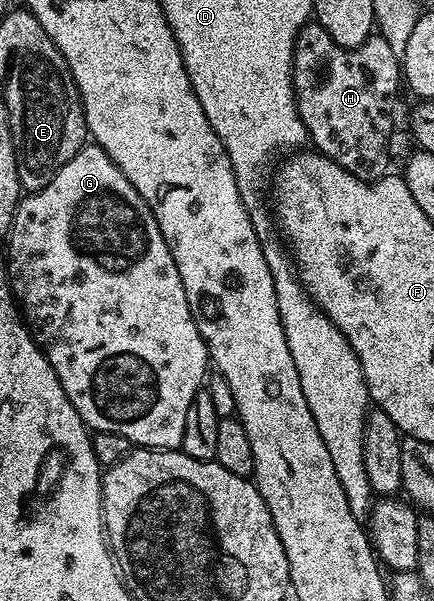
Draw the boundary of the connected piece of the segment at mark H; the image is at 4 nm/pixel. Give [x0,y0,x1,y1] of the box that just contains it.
[291,21,401,181]

